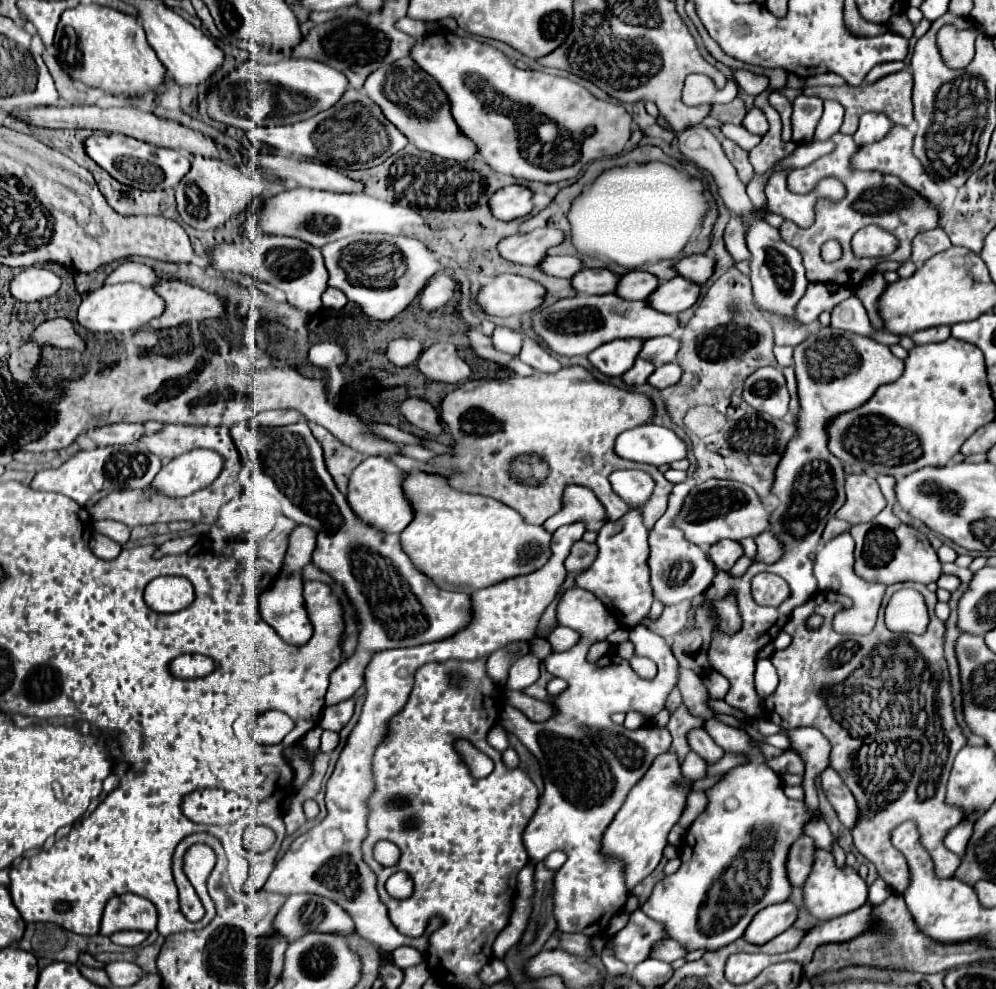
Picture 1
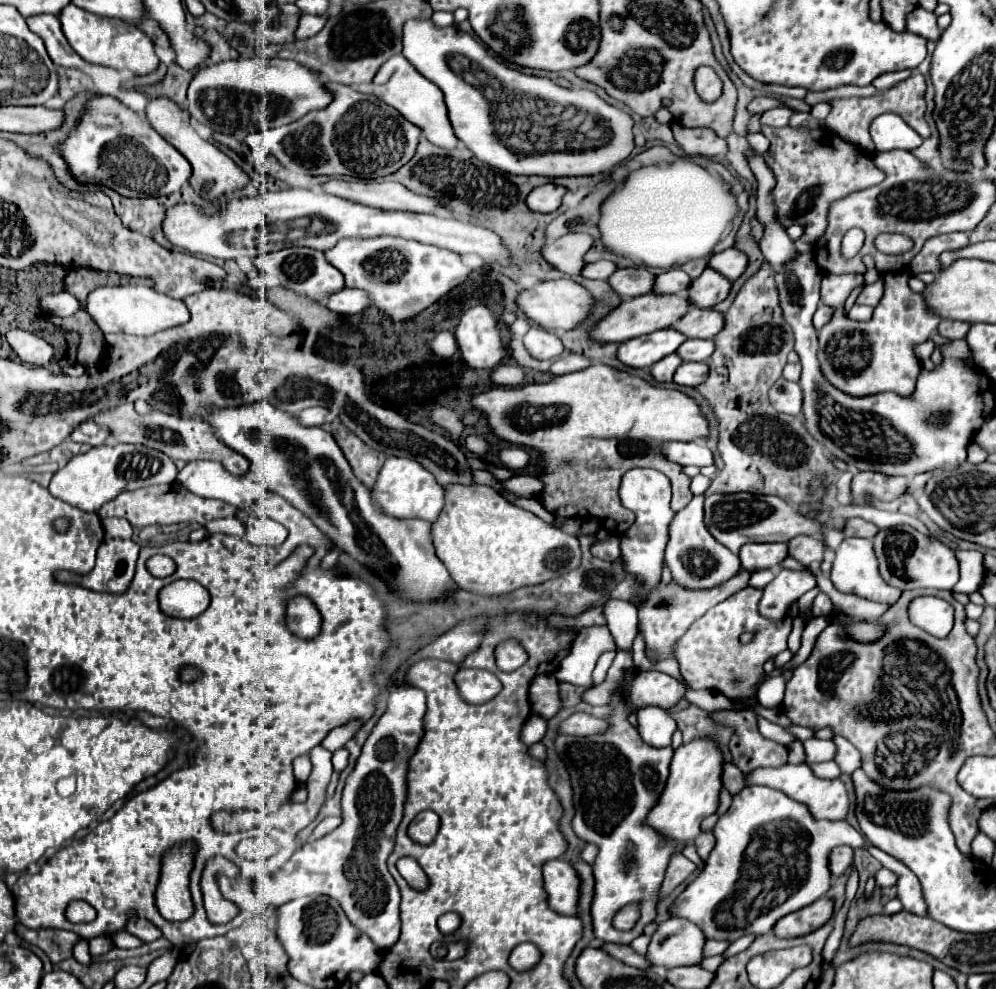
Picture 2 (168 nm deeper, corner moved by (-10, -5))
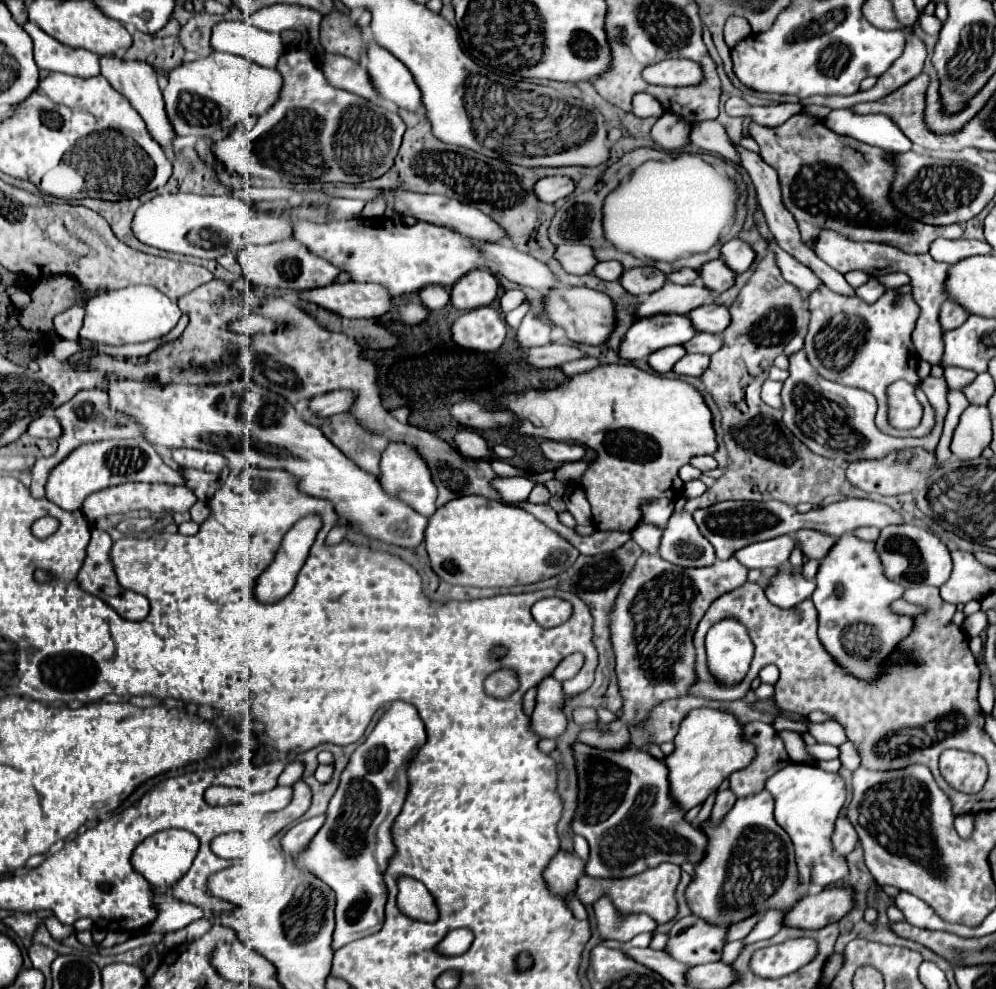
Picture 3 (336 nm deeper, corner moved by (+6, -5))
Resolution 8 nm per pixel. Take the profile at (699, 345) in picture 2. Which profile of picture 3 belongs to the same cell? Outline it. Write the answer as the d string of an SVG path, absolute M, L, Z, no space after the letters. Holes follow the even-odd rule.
M698 333L696 337L692 337L692 341L684 343L688 353L704 353L704 355L712 355L720 349L722 345L722 337L714 335L714 333Z

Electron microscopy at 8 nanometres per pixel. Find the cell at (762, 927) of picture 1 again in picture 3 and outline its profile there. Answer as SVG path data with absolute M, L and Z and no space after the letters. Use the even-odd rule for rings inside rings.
M828 887L816 895L804 895L786 915L788 927L820 929L828 923L840 921L854 907L852 887Z

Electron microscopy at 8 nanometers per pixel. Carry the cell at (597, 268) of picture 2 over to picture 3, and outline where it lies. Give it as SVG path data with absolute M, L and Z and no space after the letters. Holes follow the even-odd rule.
M602 261L594 267L594 273L604 281L618 281L624 273L624 267L620 261Z

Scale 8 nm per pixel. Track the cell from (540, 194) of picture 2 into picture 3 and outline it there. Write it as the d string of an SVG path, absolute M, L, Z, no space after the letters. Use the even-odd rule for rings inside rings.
M544 177L536 183L536 195L544 203L556 203L574 193L576 183L570 177Z

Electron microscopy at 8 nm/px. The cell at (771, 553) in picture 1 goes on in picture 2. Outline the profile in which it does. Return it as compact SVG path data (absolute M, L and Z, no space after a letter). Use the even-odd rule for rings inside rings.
M810 535L794 537L786 545L788 545L788 555L794 557L804 567L818 565L822 561L822 557L824 557L824 551L826 551L826 545L820 539L814 539Z

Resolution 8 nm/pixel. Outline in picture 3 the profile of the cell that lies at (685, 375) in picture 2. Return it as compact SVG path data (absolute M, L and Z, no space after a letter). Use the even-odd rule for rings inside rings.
M688 353L688 355L684 355L684 357L676 363L674 371L680 373L680 375L698 377L698 375L704 373L704 369L708 369L708 361L710 361L708 355L700 355L700 353L690 355L690 353Z

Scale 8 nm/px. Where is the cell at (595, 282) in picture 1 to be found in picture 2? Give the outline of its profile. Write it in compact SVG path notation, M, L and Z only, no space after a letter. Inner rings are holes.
M644 267L634 269L618 269L610 279L608 285L614 293L618 293L622 299L632 299L636 295L644 295L652 291L654 275L646 271Z

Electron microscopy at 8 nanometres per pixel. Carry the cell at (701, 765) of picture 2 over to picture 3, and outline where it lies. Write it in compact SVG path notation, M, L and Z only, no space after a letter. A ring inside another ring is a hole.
M706 707L694 709L684 717L674 745L674 753L668 755L664 763L670 769L670 795L686 811L704 803L726 777L748 767L756 757L756 747L744 737L742 723L732 713Z

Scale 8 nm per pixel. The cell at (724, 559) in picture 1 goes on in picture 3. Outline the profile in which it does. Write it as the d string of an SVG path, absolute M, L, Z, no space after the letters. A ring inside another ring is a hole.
M784 535L784 537L776 537L772 541L760 541L760 543L752 543L744 549L740 549L736 553L736 559L746 565L748 569L776 569L780 567L790 553L794 551L796 543L792 535Z

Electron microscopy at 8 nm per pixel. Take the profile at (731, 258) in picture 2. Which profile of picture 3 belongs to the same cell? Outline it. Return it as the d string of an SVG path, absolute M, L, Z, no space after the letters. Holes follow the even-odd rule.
M732 239L728 243L722 245L722 259L730 265L730 269L734 269L736 273L744 273L756 259L754 249L740 239Z

